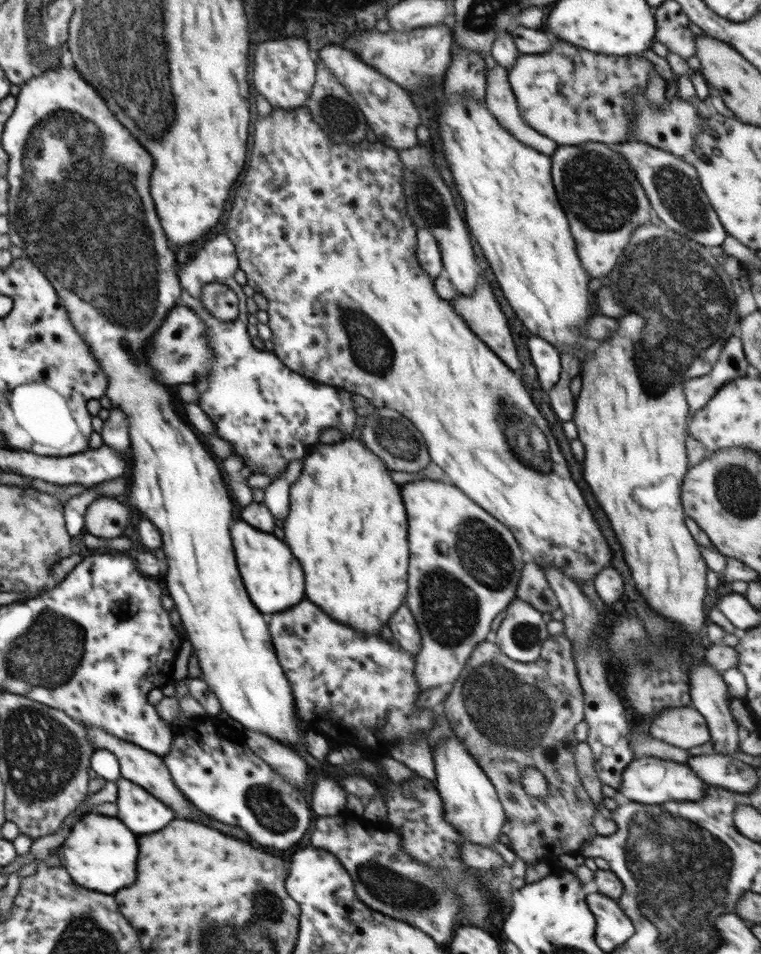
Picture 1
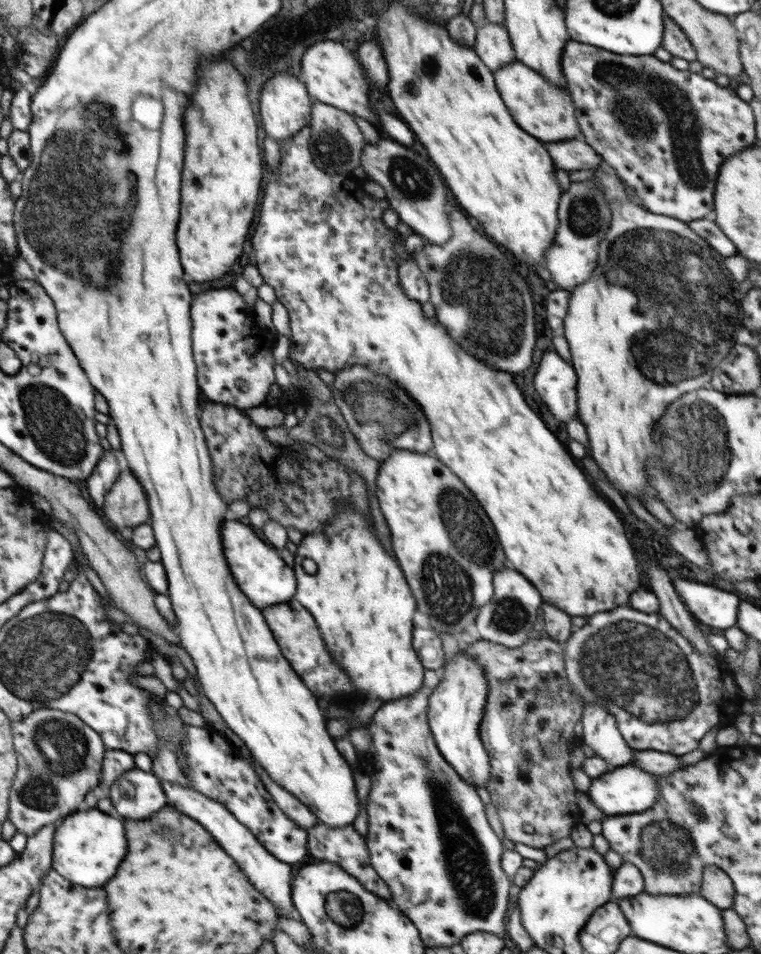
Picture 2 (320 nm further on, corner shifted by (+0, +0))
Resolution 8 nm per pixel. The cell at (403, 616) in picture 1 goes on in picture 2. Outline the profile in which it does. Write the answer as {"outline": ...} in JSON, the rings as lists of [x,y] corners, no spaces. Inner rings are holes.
{"outline":[[[414,628],[412,632],[412,646],[419,656],[425,669],[442,670],[444,662],[444,650],[441,636],[428,628]]]}

